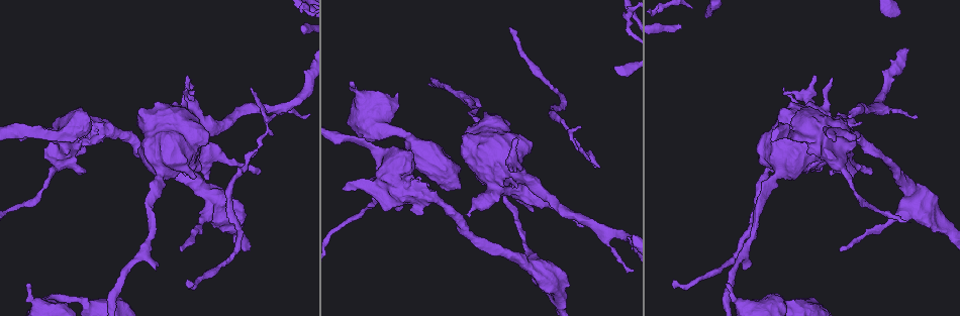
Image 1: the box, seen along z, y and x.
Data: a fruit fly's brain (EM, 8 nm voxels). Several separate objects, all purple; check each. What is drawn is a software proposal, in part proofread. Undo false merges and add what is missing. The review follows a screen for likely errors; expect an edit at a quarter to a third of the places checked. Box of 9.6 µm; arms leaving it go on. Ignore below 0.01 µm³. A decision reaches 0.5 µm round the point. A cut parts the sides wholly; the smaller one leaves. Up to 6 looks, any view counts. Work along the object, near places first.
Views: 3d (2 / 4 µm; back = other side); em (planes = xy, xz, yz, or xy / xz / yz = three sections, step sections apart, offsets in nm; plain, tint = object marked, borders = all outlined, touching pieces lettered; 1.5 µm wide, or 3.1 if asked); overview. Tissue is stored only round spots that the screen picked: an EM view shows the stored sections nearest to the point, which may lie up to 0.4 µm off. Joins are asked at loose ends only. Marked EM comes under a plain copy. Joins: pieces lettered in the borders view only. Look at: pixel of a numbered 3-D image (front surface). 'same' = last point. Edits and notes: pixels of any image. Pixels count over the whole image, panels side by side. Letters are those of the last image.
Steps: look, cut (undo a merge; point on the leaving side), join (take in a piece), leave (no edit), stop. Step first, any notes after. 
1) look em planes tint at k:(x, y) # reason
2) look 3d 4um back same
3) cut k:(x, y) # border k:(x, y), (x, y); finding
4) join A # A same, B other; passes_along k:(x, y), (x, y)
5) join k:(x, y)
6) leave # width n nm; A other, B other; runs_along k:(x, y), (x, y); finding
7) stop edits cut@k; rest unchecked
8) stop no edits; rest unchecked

look 3d 2um at 1:(727, 284) # branch stops here

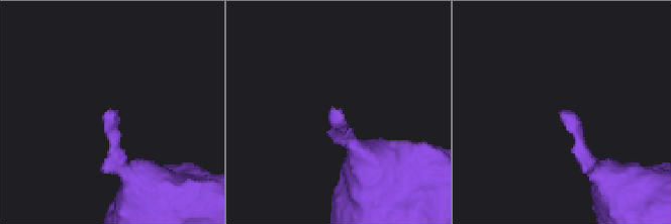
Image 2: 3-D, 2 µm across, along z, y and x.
look em planes borders at 2:(104, 112) # now the EM

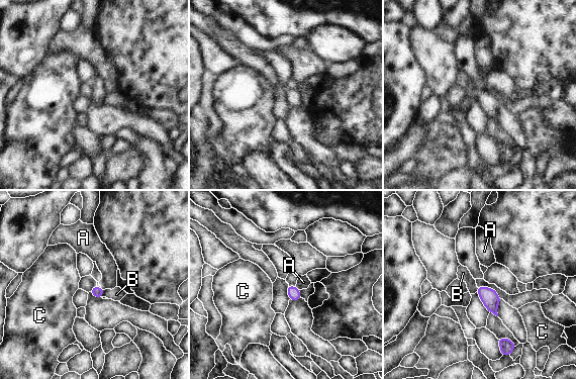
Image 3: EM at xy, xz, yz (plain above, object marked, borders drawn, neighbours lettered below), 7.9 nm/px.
leave # A other, B other, C other; border 3:(105, 289), (101, 296); none of them fits

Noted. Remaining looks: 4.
look em yz step 8 tint at 1:(189, 287) # thin end

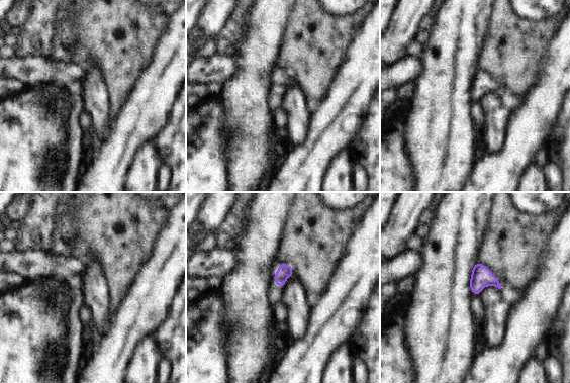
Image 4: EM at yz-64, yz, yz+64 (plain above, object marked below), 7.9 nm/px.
look em planes tint same # cut it another way

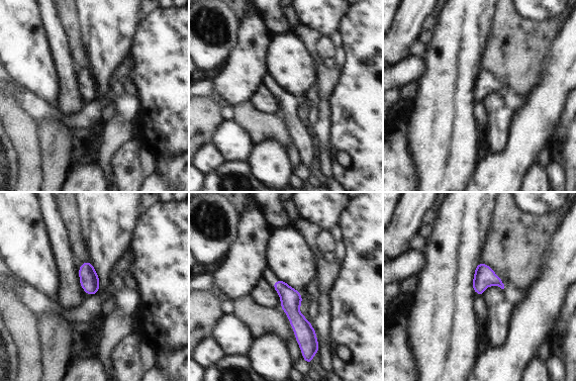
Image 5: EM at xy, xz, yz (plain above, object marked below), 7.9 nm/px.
look em planes borders same # what lies round it

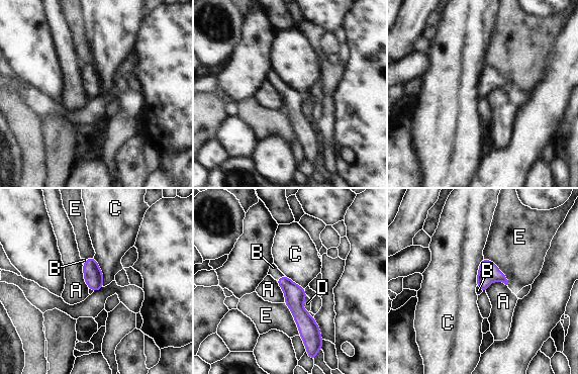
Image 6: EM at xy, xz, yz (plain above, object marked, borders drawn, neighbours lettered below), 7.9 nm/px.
join B # A other, B same, C other, D other, E other; it goes on there

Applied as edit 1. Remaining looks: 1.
look em xz step 4 borders at 1:(401, 134) # sudden change in width

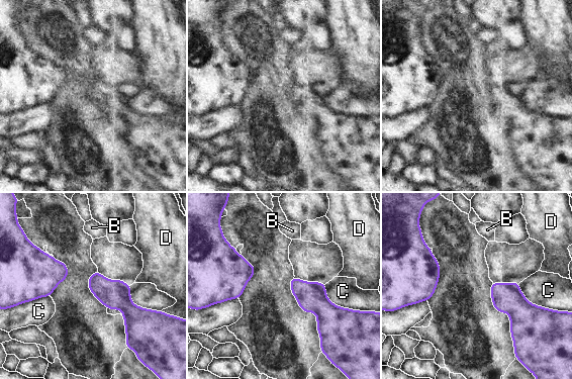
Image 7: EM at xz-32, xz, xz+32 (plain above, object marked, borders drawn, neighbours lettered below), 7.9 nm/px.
leave # width 20 nm; B other, C other, D other; border 7:(129, 285), (134, 304), (157, 311); all the same neuron

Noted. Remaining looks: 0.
stop edits join@6; rest unchecked

